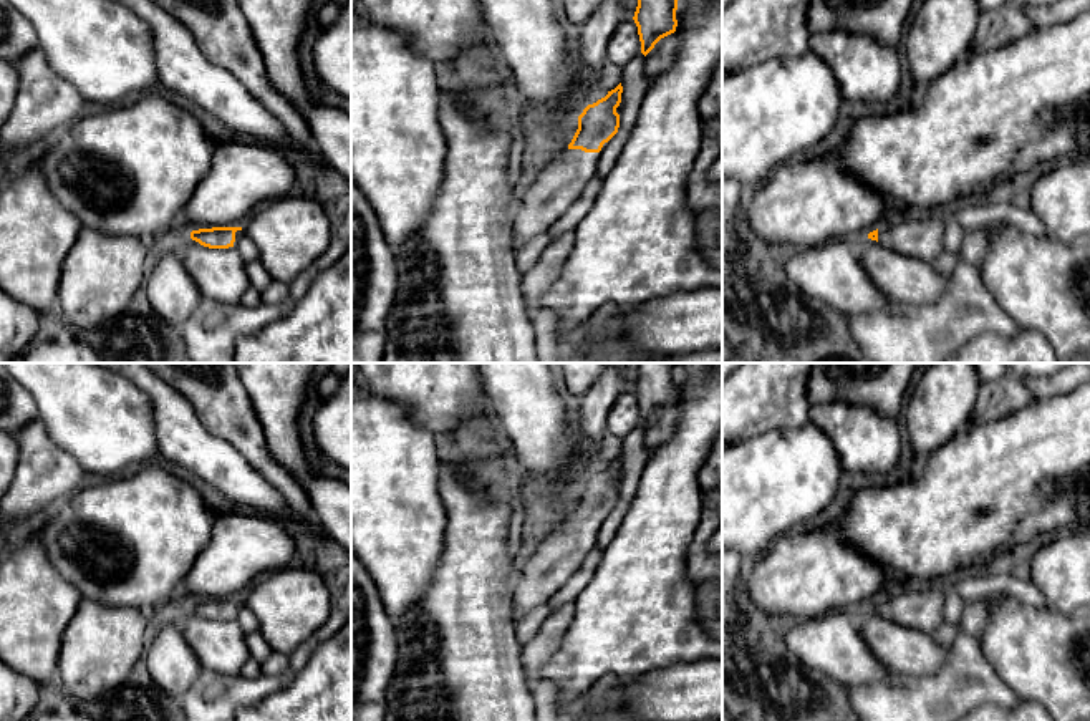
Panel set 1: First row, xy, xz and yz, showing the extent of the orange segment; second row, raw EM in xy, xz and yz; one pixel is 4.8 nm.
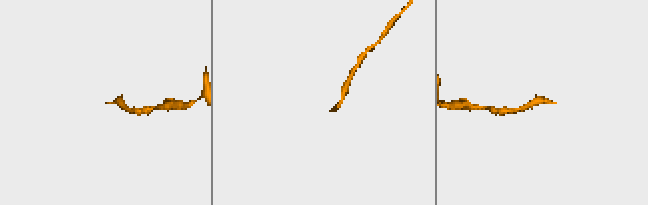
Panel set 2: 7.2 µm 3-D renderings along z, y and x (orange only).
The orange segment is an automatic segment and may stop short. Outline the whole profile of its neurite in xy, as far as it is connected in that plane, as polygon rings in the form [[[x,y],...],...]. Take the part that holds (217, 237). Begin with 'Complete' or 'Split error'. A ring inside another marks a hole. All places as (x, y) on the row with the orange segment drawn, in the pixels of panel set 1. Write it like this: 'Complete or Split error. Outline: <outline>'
Complete. Outline: [[[212,227],[191,232],[191,239],[209,249],[234,247],[235,232],[242,227]]]

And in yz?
Split error. Outline: [[[941,212],[908,214],[891,217],[870,232],[868,239],[899,254],[934,260],[944,252],[944,230],[946,219]]]

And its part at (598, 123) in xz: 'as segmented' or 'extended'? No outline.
extended

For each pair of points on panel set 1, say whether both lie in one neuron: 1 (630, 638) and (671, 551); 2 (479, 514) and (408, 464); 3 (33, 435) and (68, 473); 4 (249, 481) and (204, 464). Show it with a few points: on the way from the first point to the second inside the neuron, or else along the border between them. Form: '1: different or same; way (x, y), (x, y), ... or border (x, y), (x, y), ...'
1: same; way (633, 617), (640, 605), (641, 580), (650, 572)
2: different; border (434, 448), (439, 499), (446, 524)
3: same; way (40, 445), (58, 463)
4: same; way (237, 478), (226, 466), (216, 464)

